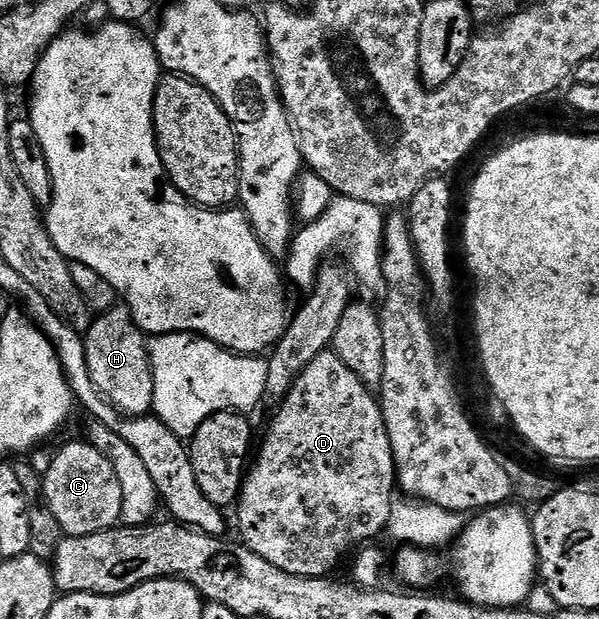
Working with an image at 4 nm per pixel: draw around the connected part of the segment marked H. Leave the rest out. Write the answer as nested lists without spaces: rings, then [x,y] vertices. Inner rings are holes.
[[[117,306],[108,312],[99,313],[93,319],[84,336],[86,346],[86,364],[90,366],[90,378],[105,400],[109,400],[125,416],[146,416],[152,412],[154,402],[154,374],[152,358],[148,355],[149,341],[146,334],[137,326],[136,319],[127,307]]]

